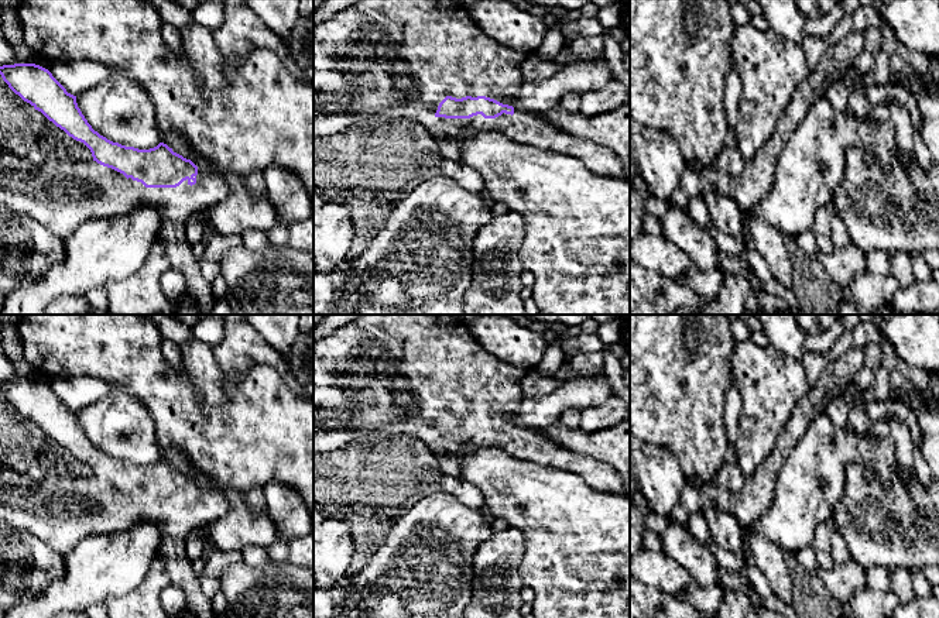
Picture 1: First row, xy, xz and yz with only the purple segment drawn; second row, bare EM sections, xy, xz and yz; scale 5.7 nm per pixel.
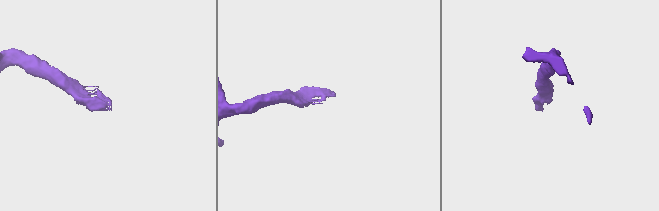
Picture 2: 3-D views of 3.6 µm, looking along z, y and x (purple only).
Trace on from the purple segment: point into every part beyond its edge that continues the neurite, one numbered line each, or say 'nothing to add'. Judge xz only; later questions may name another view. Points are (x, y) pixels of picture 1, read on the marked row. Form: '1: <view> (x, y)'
1: xz (377, 58)

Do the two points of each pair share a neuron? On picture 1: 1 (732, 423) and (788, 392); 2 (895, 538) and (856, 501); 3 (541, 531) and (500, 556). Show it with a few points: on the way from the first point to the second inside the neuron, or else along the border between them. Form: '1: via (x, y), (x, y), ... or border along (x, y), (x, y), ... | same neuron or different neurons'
1: border along (737, 387), (740, 395), (739, 435), (733, 443) | different neurons
2: via (886, 528), (866, 511) | same neuron
3: border along (509, 525), (518, 529), (524, 539), (518, 573) | different neurons

